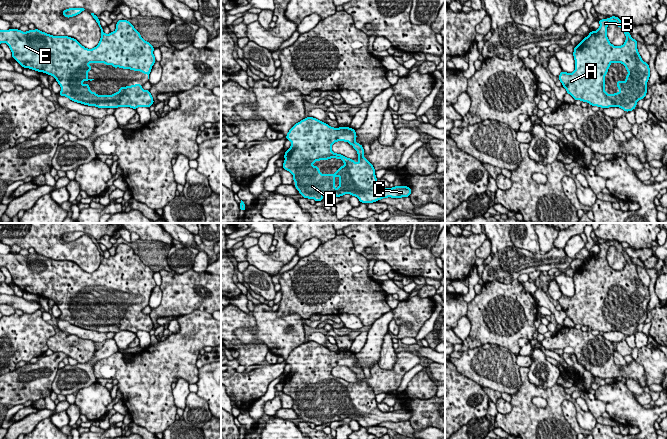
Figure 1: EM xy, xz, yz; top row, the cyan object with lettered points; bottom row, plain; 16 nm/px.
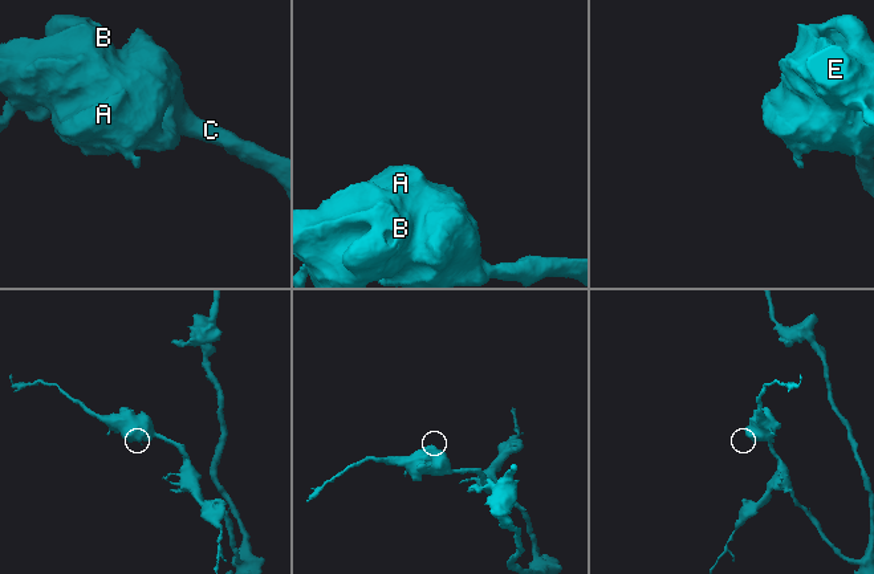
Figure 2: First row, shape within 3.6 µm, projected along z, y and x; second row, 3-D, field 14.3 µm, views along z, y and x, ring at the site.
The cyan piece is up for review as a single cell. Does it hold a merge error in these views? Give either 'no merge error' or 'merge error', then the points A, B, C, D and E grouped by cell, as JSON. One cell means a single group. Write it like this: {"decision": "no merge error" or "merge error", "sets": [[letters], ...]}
{"decision": "no merge error", "sets": [["A", "B", "C", "D", "E"]]}

